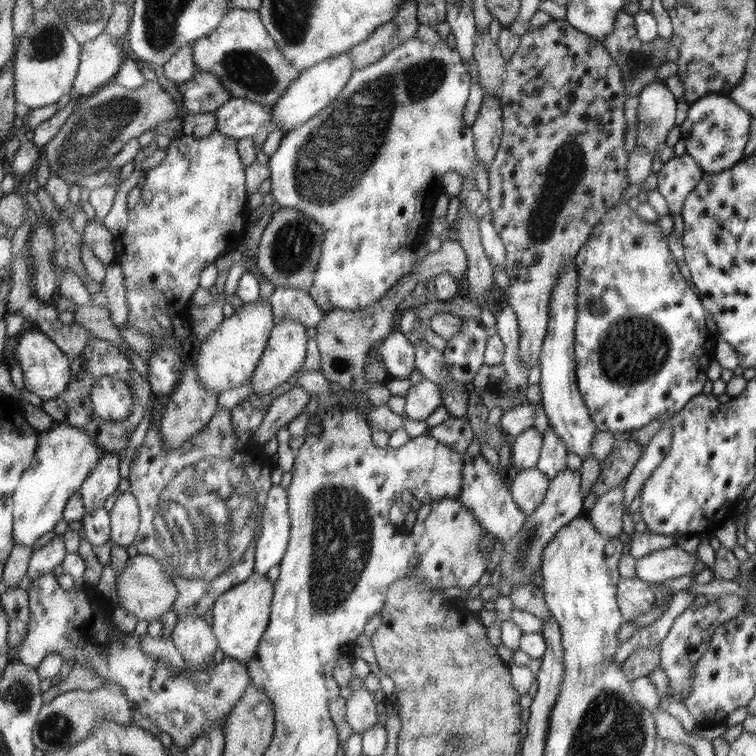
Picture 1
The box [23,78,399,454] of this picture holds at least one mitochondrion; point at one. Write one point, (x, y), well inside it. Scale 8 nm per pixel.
(96, 131)

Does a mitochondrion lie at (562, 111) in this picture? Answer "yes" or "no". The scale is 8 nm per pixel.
no

